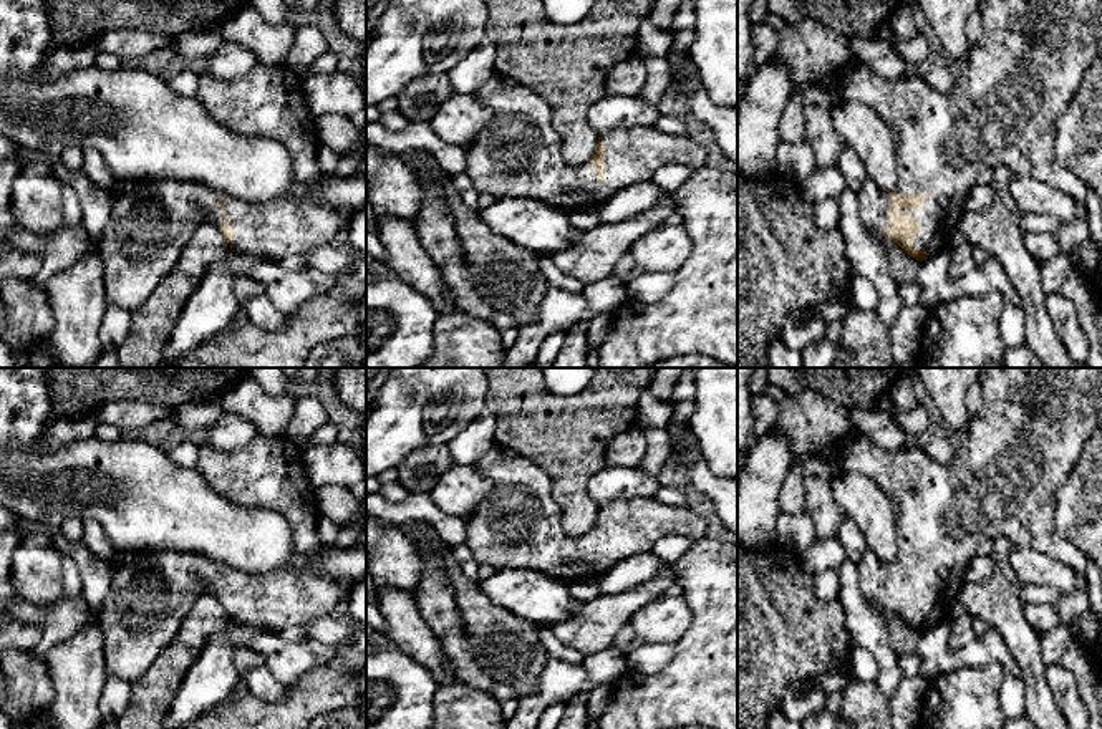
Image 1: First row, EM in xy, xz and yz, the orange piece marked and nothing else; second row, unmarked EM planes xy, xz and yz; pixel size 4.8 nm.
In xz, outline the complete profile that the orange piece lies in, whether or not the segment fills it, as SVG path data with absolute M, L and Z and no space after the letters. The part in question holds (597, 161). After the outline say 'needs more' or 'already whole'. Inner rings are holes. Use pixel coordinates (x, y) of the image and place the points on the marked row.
M495 73L477 91L492 119L466 149L466 174L479 192L499 197L529 197L555 209L585 209L605 204L616 192L651 182L666 164L696 171L708 164L708 151L689 134L668 134L655 128L613 129L598 136L588 162L570 166L562 156L562 139L552 126L552 108L525 84Z | needs more

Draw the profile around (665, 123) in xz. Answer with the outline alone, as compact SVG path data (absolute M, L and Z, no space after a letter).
M660 114L660 118L655 123L655 129L676 136L688 134L684 121L668 114Z

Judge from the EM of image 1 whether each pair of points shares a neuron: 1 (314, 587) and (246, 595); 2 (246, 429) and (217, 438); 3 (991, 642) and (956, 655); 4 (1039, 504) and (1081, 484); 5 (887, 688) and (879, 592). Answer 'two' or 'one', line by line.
1: one
2: one
3: one
4: two
5: two

